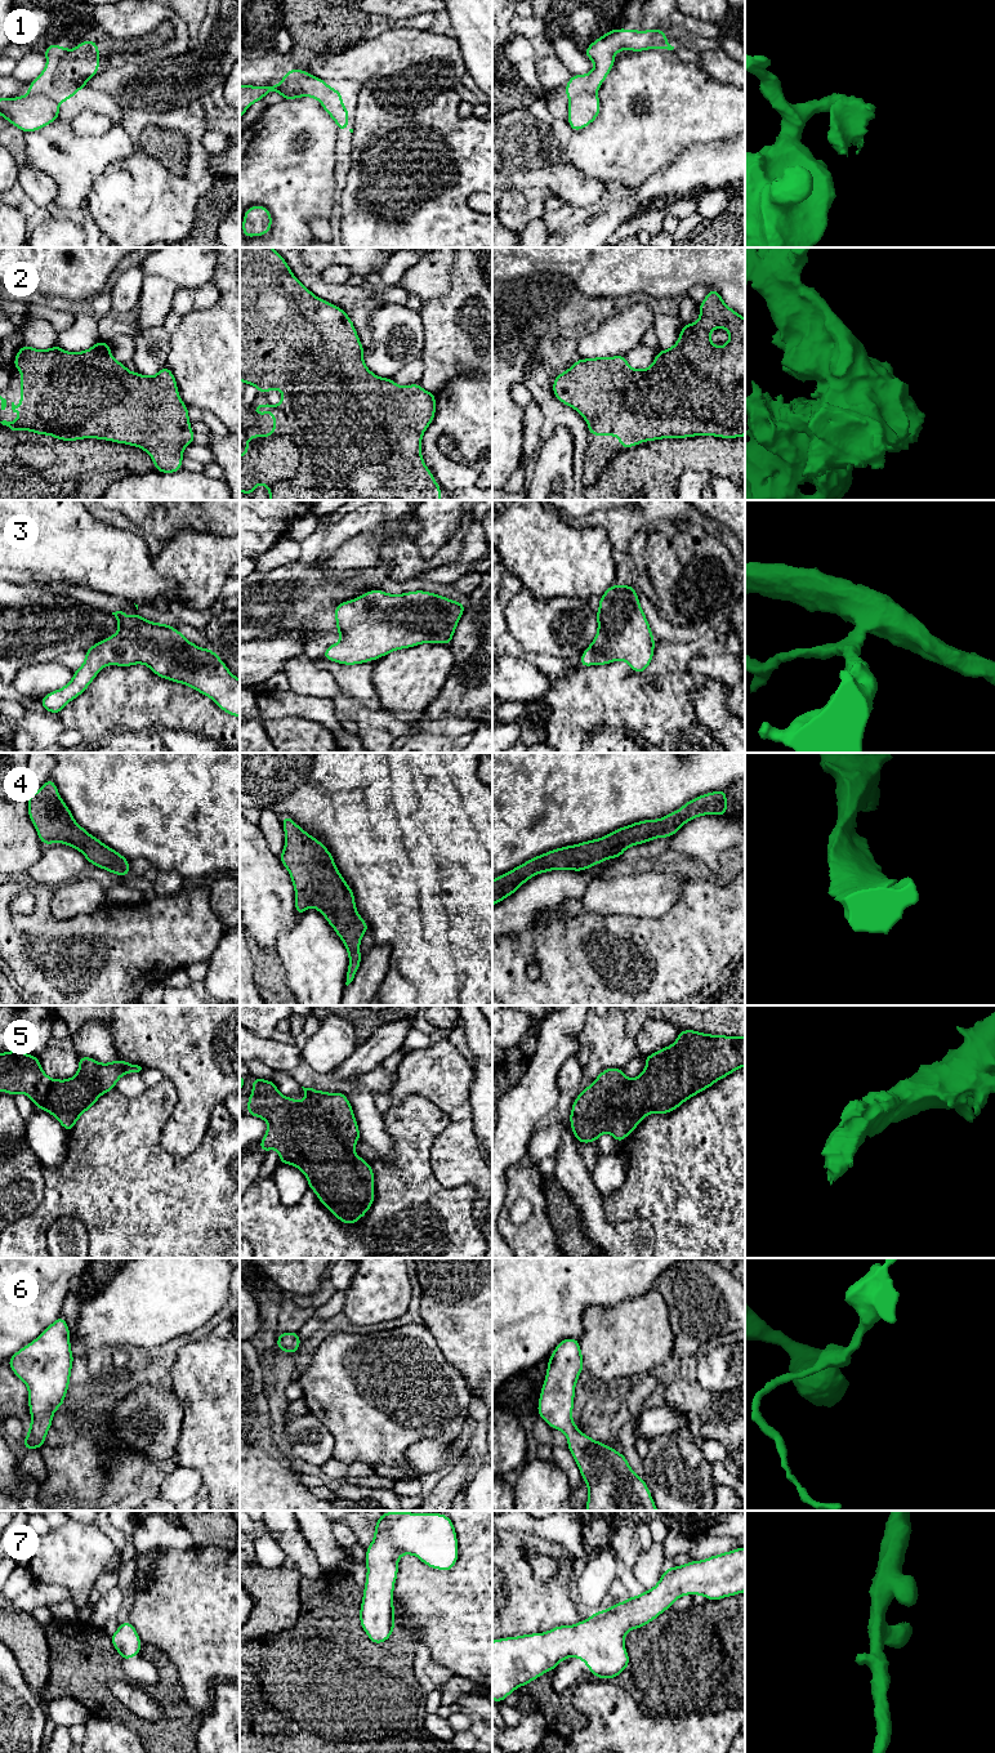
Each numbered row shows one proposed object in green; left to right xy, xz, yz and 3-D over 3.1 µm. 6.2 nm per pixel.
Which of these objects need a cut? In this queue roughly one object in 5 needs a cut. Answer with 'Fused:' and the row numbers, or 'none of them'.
Fused: 1

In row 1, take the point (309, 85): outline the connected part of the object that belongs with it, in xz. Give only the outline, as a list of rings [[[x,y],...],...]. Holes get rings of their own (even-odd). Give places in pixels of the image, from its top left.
[[[291,68],[282,77],[282,84],[287,81],[296,81],[300,90],[300,97],[312,97],[317,99],[325,112],[336,122],[339,131],[345,131],[349,110],[342,103],[343,95],[340,90],[331,89],[326,81],[318,79],[304,70]]]

